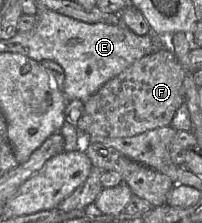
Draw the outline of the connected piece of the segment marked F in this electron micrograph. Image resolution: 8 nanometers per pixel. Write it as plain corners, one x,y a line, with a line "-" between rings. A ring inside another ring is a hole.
158,48
107,81
90,96
84,102
84,112
76,128
87,136
124,138
171,125
177,109
185,102
185,77
186,69
174,52

